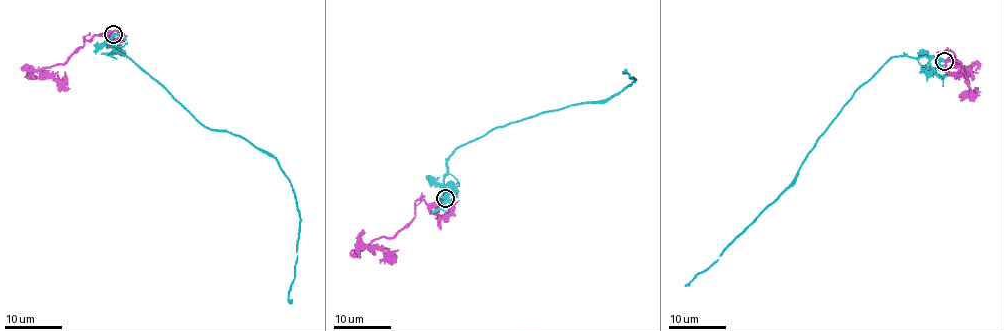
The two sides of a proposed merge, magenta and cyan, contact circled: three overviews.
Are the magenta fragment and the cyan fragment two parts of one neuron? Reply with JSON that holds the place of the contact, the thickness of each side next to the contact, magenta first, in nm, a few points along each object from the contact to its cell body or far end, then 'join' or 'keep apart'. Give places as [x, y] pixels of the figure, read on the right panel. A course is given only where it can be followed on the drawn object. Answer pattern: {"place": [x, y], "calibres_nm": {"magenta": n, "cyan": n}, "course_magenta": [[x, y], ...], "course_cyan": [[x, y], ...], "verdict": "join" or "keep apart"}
{"place": [944, 61], "calibres_nm": {"magenta": 320, "cyan": 600}, "course_magenta": [[945, 61], [949, 57], [948, 50], [961, 72], [963, 67], [966, 69], [965, 82], [972, 92], [981, 91]], "course_cyan": [[945, 61], [925, 56], [889, 59], [859, 86], [820, 136], [790, 184], [716, 262], [685, 286]], "verdict": "join"}

